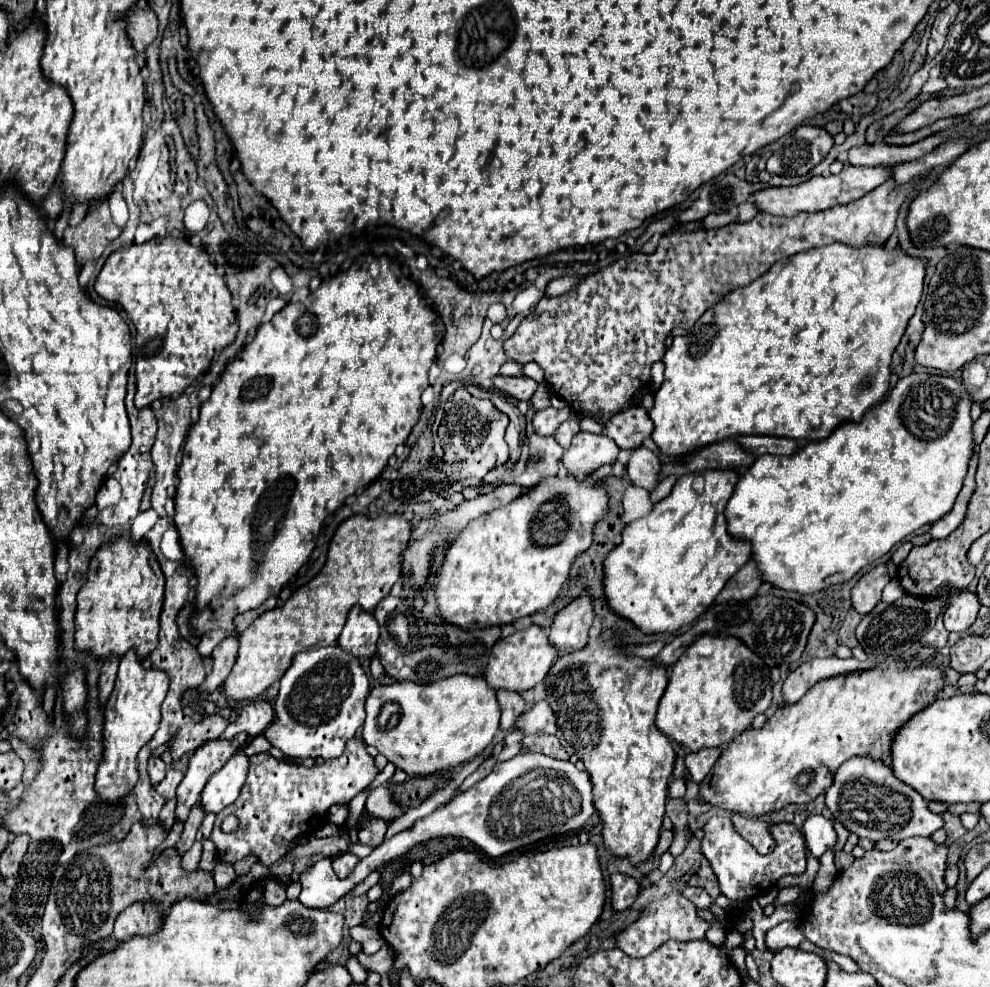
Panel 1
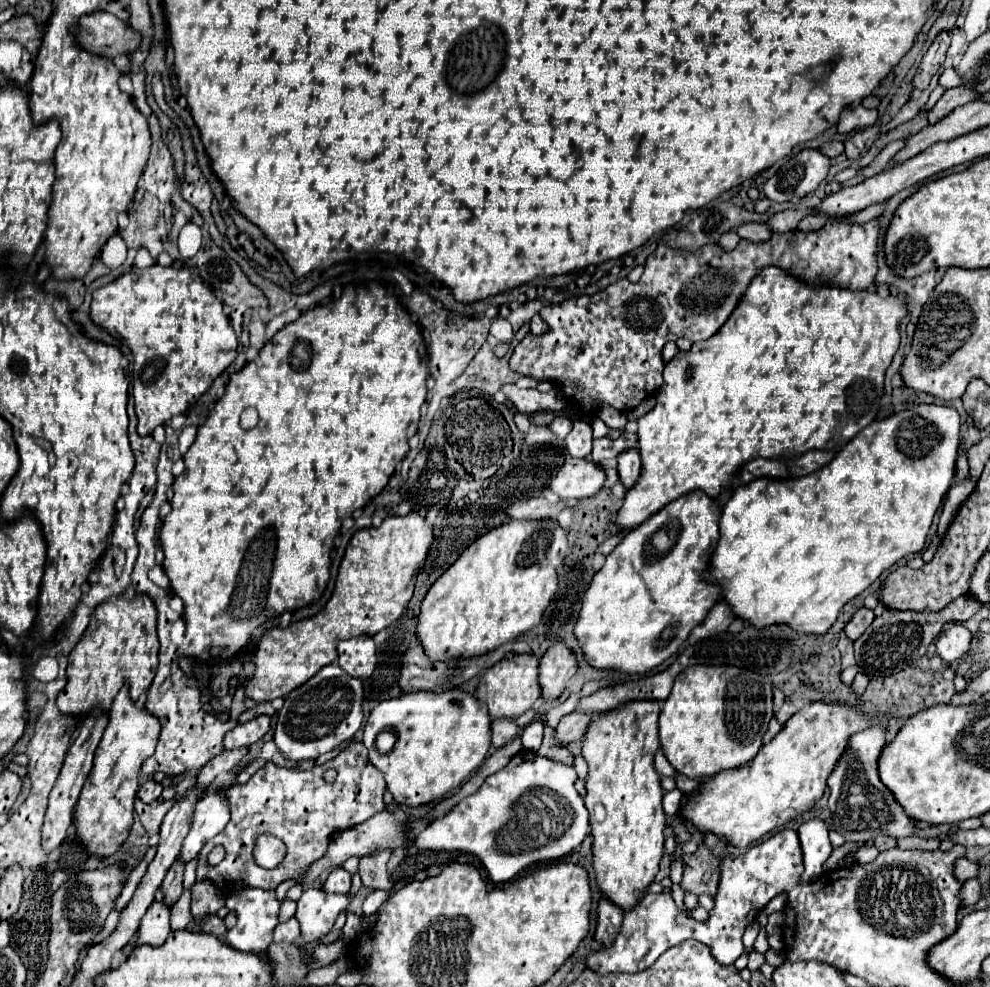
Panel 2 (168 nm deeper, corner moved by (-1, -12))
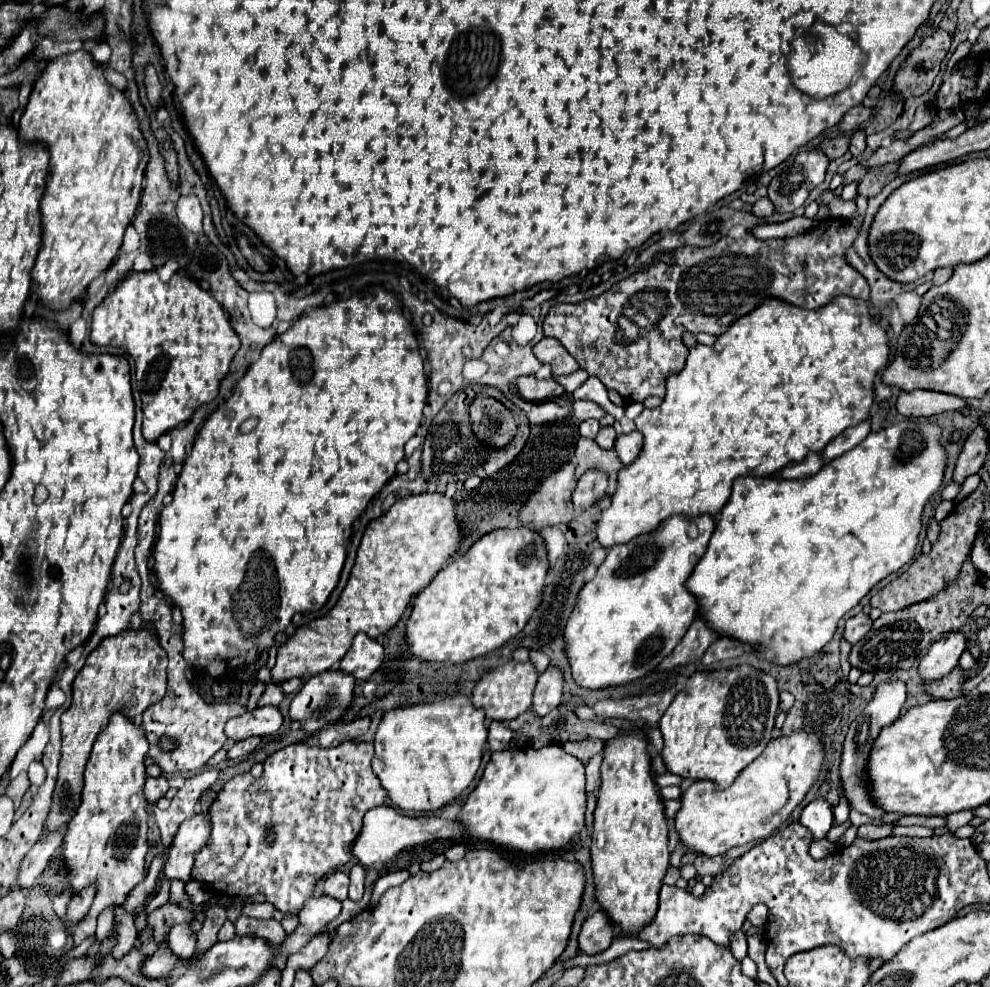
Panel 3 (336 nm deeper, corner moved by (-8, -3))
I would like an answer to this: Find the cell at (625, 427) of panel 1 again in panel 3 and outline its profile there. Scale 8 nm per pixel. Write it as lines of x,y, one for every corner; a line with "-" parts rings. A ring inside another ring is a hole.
601,428
599,430
599,434
597,434
597,438
595,438
595,442
603,448
603,450
611,450
613,448
613,444
615,444
615,428

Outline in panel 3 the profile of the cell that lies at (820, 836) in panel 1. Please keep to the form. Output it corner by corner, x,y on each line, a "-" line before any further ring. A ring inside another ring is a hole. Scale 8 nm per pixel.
817,798
803,808
799,822
813,834
815,840
821,840
833,826
833,808
825,798

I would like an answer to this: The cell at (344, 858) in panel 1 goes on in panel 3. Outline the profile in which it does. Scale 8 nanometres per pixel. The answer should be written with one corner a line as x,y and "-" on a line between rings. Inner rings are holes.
339,870
339,872
333,872
327,876
327,880
323,884
323,894
337,898
337,900
345,900
347,888
349,888
349,876

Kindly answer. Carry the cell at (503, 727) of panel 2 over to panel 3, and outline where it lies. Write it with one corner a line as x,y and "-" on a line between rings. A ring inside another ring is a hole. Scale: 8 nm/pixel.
491,722
489,724
489,736
487,736
487,744
489,744
489,750
491,752
501,752
501,750
507,750
507,746
509,746
509,742
511,742
511,738
513,738
515,734
509,730
509,728
505,728
501,722

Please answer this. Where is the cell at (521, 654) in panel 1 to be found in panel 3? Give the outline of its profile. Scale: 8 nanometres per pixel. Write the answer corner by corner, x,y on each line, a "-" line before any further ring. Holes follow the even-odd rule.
509,660
507,664
495,668
493,672
485,674
477,686
473,688
473,706
483,708
489,720
513,720
519,714
527,712
533,698
533,688
537,684
537,672
531,662
515,662

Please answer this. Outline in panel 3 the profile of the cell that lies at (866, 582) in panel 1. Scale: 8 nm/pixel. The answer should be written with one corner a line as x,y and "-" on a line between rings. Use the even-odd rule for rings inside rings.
859,612
859,614
855,614
853,618
849,618
845,622
845,634
843,634
843,638
849,644
857,644
857,640
861,640
871,630
871,624
873,624
873,620
867,614

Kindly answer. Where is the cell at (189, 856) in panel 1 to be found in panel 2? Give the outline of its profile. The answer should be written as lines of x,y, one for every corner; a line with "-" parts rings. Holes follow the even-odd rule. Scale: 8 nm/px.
184,890
179,900
171,907
171,931
187,929
192,919
190,904
191,892

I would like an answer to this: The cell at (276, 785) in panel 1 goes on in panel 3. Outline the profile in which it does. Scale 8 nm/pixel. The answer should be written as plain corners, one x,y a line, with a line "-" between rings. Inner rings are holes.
343,742
335,748
291,744
263,762
265,770
261,778
253,778
249,772
233,776
225,782
209,808
211,836
195,854
191,870
193,880
209,884
227,896
249,898
253,894
263,894
279,912
297,914
313,896
315,884
353,858
351,846
357,832
361,832
365,812
385,804
387,792
371,770
371,758
373,744
367,742
-
269,830
275,832
273,840
267,840

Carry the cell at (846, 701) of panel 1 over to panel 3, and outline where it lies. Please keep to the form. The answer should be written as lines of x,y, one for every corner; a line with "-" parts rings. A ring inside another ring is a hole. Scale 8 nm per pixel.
799,730
787,738
771,740
761,756
757,756
727,790
717,790
709,780
693,782
681,794
681,808
675,814
679,842
703,856
719,856
733,846
769,838
805,798
819,776
821,764
821,738

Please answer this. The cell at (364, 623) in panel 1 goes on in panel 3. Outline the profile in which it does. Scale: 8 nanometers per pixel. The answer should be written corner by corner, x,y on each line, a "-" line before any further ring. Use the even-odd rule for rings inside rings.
357,634
353,646
339,662
339,670
355,680
367,680
383,662
383,646
371,640
367,634

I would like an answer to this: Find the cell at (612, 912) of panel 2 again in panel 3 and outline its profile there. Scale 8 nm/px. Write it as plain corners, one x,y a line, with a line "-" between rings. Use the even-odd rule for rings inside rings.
599,910
585,920
579,932
579,950
589,956
601,954
611,946
613,936
615,936
615,928
611,926
611,920

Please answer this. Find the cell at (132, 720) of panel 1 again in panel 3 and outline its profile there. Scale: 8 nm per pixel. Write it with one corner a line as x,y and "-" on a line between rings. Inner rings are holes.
113,714
105,730
97,736
85,766
85,790
75,818
63,838
63,862
69,872
71,894
95,886
97,894
89,914
73,928
67,928
75,946
95,934
99,914
117,904
125,904
129,892
145,878
147,854
147,802
143,798
145,754
149,744
145,732
123,714

